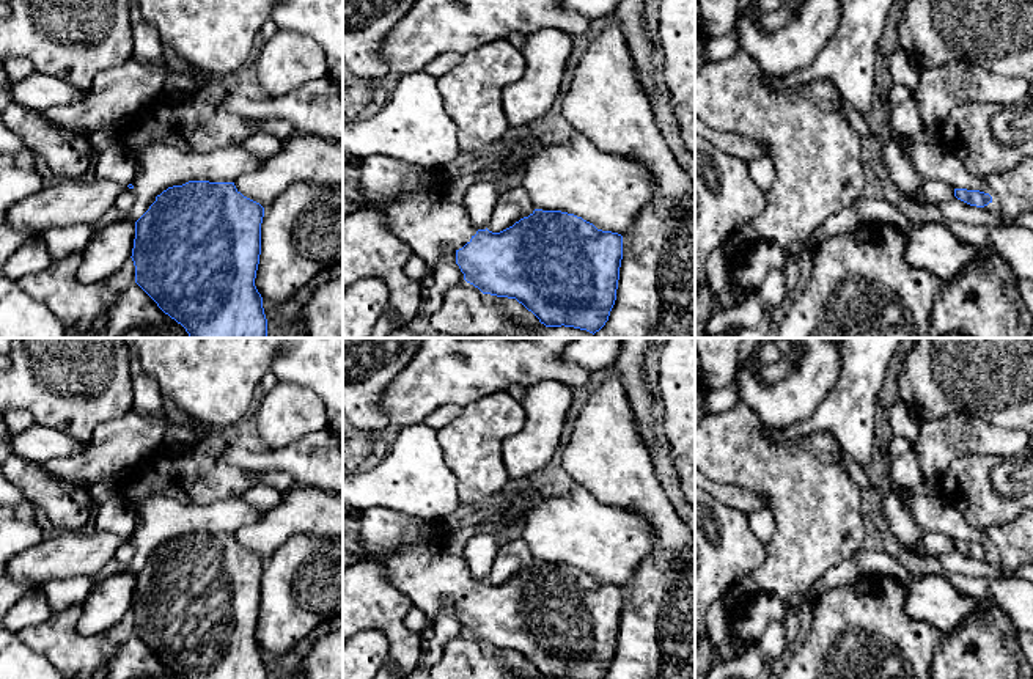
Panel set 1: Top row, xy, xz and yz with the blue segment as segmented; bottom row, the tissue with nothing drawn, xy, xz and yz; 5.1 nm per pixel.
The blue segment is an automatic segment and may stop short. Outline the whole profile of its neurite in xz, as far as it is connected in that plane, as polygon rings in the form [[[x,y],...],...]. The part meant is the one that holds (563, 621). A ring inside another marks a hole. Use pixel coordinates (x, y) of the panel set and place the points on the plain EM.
[[[343,508],[343,572],[358,563],[374,561],[385,580],[406,594],[414,610],[436,622],[442,602],[456,604],[464,632],[483,646],[516,651],[546,679],[604,679],[616,652],[623,588],[597,582],[593,575],[561,563],[535,561],[513,578],[492,585],[475,582],[462,555],[425,545],[417,530],[388,555],[369,552],[360,534],[360,512]]]

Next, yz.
[[[925,533],[914,553],[921,558],[939,558],[954,550],[976,560],[984,560],[992,555],[992,549],[989,545],[980,542],[953,541],[937,533]]]

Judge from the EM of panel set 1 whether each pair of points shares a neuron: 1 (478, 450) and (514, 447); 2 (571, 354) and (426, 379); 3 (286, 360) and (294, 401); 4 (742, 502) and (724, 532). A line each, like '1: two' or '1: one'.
1: two
2: two
3: two
4: two

